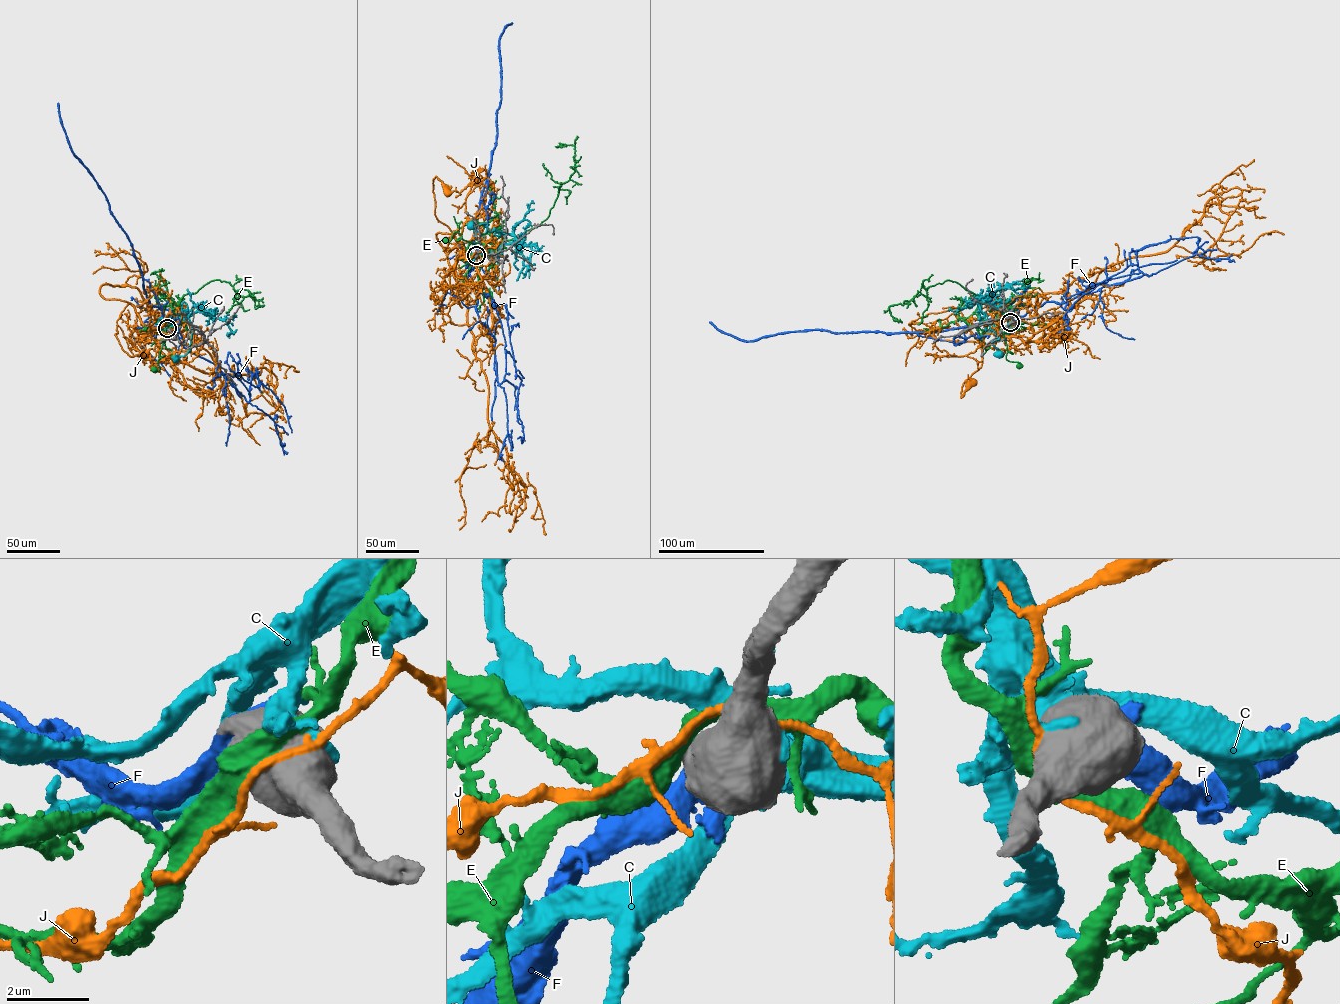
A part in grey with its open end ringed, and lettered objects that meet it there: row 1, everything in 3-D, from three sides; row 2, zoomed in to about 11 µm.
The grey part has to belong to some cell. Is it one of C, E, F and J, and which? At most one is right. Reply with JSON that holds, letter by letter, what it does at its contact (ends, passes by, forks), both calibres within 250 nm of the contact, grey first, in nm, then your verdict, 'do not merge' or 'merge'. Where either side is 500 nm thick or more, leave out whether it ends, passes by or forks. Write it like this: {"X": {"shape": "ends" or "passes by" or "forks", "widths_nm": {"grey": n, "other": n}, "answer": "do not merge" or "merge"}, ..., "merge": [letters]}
{"C": {"widths_nm": {"grey": 750, "other": 320}, "answer": "do not merge"}, "E": {"widths_nm": {"grey": 850, "other": 440}, "answer": "do not merge"}, "F": {"widths_nm": {"grey": 850, "other": 550}, "answer": "merge"}, "J": {"widths_nm": {"grey": 850, "other": 200}, "answer": "do not merge"}, "merge": ["F"]}

